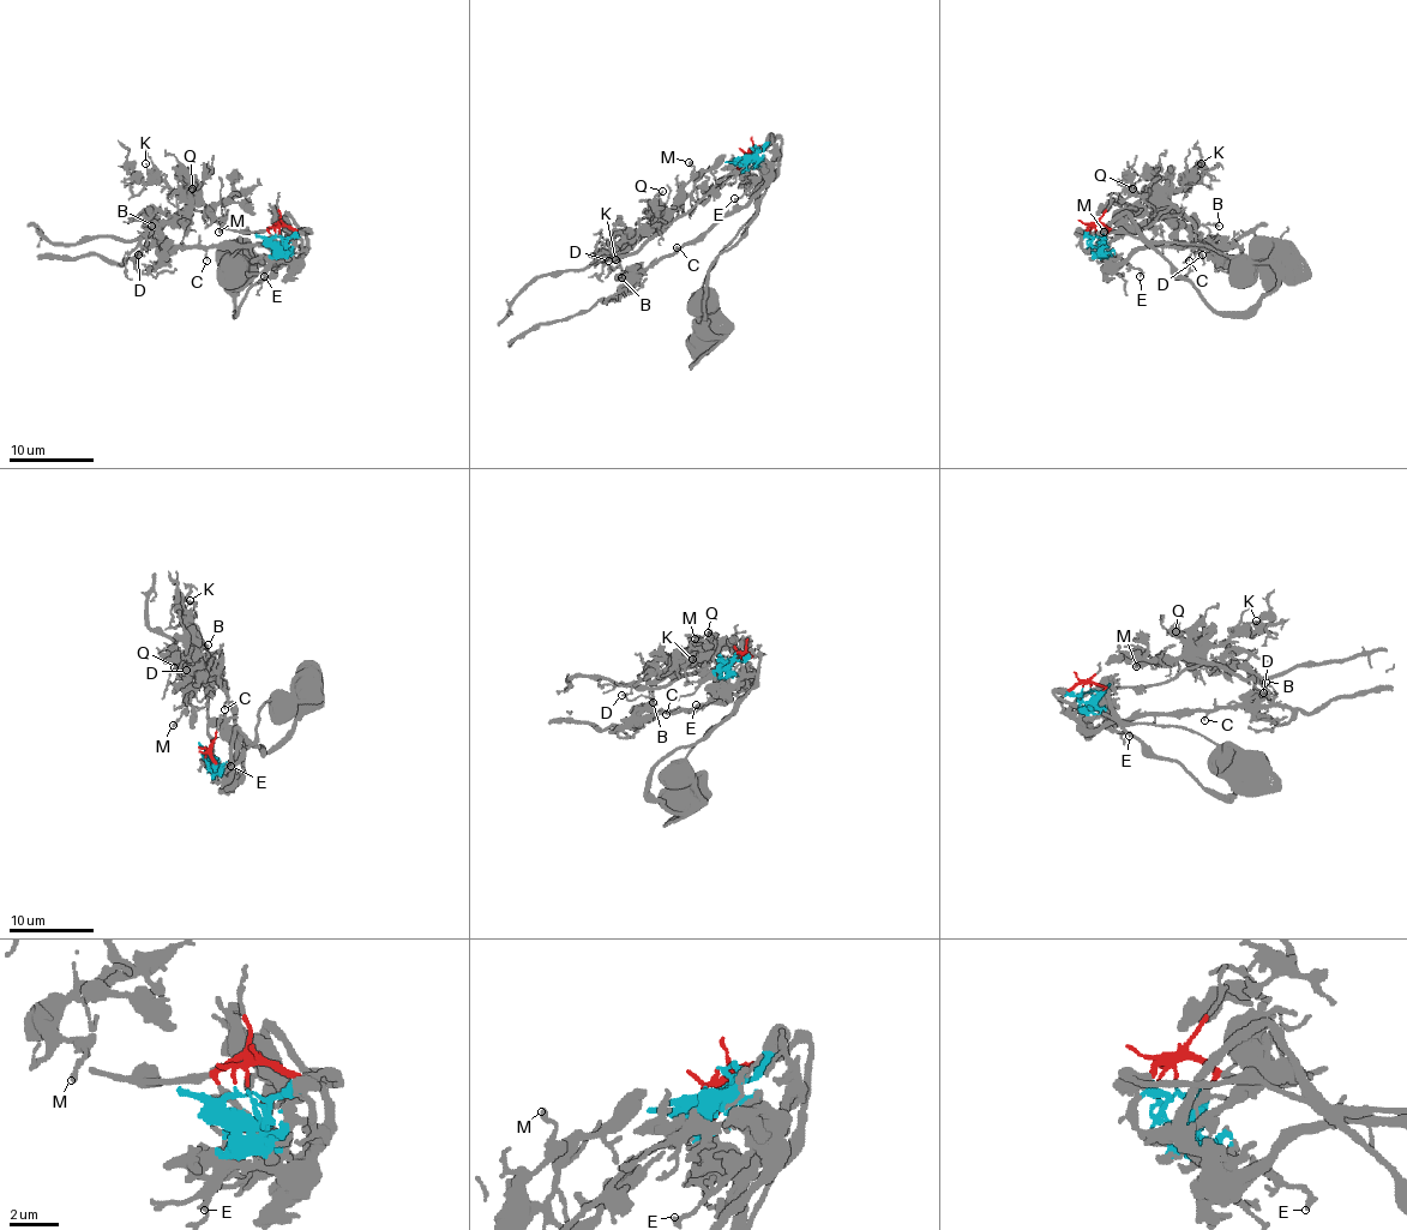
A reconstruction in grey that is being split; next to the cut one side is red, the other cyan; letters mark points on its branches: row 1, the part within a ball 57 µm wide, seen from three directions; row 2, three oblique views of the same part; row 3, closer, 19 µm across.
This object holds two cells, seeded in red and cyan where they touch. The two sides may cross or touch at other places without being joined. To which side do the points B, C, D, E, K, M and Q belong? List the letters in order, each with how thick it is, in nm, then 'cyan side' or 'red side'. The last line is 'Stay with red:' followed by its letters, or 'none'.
B: calibre 240 nm; red side
C: calibre 120 nm; cyan side
D: calibre 200 nm; red side
E: calibre 240 nm; cyan side
K: calibre 110 nm; red side
M: calibre 220 nm; red side
Q: calibre 130 nm; red side
Stay with red: B, D, K, M, Q

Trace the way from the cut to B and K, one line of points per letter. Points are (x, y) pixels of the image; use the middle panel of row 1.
B: (746, 152), (747, 157), (633, 253), (618, 254), (623, 278)
K: (746, 152), (747, 157), (697, 202), (663, 227), (626, 242), (617, 253), (617, 259)

